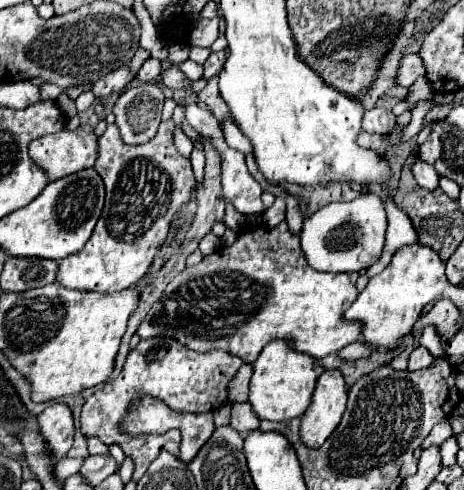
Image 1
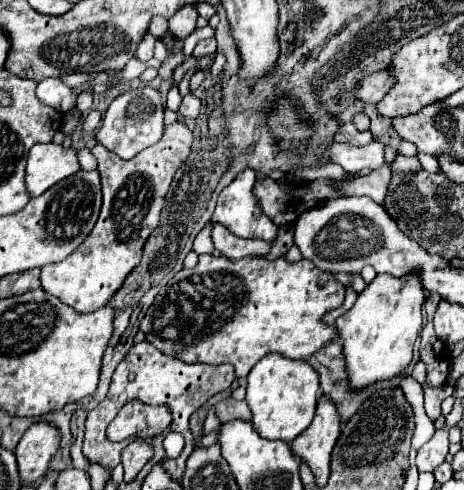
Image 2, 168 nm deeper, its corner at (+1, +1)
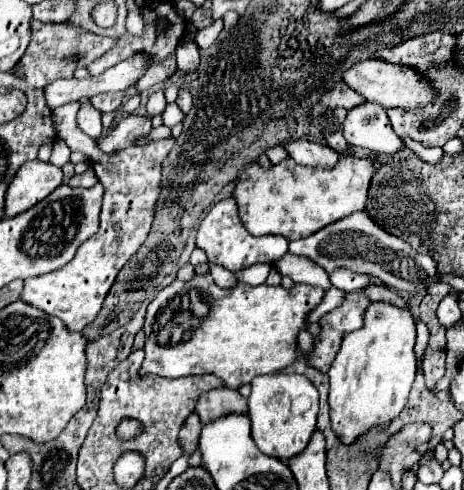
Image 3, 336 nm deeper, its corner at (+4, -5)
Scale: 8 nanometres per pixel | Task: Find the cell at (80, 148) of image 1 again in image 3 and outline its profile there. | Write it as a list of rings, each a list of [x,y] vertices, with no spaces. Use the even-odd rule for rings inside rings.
[[[30,160],[16,172],[16,178],[8,186],[4,218],[12,218],[40,200],[44,200],[56,186],[62,184],[62,168],[42,160]]]

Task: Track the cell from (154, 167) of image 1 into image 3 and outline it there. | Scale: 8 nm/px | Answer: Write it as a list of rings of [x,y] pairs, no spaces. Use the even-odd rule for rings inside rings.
[[[80,102],[66,104],[64,108],[54,110],[52,120],[58,126],[64,128],[62,138],[72,150],[80,150],[86,154],[88,164],[96,172],[100,184],[104,186],[104,202],[102,202],[102,212],[100,212],[100,228],[96,236],[88,238],[82,246],[80,252],[68,262],[64,268],[26,280],[24,282],[24,292],[22,300],[52,314],[58,316],[68,330],[80,332],[84,330],[100,312],[102,302],[114,284],[118,272],[124,268],[124,264],[138,252],[138,248],[144,244],[152,222],[156,214],[156,204],[160,198],[160,180],[162,180],[162,162],[172,150],[176,138],[166,138],[166,140],[154,140],[144,146],[132,146],[126,148],[124,152],[118,154],[104,154],[92,138],[84,136],[76,128],[76,114],[78,114]]]

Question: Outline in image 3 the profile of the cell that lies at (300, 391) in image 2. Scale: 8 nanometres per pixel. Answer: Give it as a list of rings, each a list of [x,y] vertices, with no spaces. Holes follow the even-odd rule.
[[[264,374],[256,376],[252,382],[252,392],[248,396],[248,416],[252,420],[252,438],[260,452],[288,460],[302,452],[316,430],[318,414],[318,392],[314,384],[300,374]]]

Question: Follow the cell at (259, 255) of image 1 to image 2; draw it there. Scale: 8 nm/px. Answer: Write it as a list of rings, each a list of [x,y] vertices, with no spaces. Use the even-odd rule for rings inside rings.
[[[203,254],[195,268],[183,268],[177,272],[167,286],[159,290],[155,302],[149,306],[141,332],[163,354],[175,356],[189,364],[233,364],[237,378],[245,378],[251,368],[269,352],[277,352],[285,358],[305,360],[307,356],[321,350],[329,340],[337,338],[337,330],[321,322],[327,310],[343,304],[345,286],[339,284],[329,272],[321,272],[313,262],[301,260],[287,264],[285,258],[265,260],[261,256],[245,256],[231,262],[223,256]]]

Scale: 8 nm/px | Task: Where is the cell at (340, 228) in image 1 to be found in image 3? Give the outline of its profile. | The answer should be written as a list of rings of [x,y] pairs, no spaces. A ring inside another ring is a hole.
[[[366,210],[354,212],[352,216],[346,216],[342,220],[336,220],[318,232],[298,238],[290,242],[290,254],[306,256],[314,264],[322,266],[328,274],[332,274],[338,268],[348,268],[358,274],[368,274],[378,278],[384,286],[394,288],[398,292],[406,294],[424,294],[430,284],[438,282],[438,268],[436,260],[432,256],[418,254],[412,250],[412,246],[398,236],[392,236],[390,232],[384,232]]]

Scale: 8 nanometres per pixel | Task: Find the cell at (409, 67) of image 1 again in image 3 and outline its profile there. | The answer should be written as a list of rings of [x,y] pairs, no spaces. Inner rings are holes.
[[[338,82],[332,90],[328,90],[322,96],[322,106],[328,106],[328,108],[340,106],[340,108],[352,110],[360,104],[364,104],[364,96],[360,96],[356,90],[352,90],[346,82]]]

